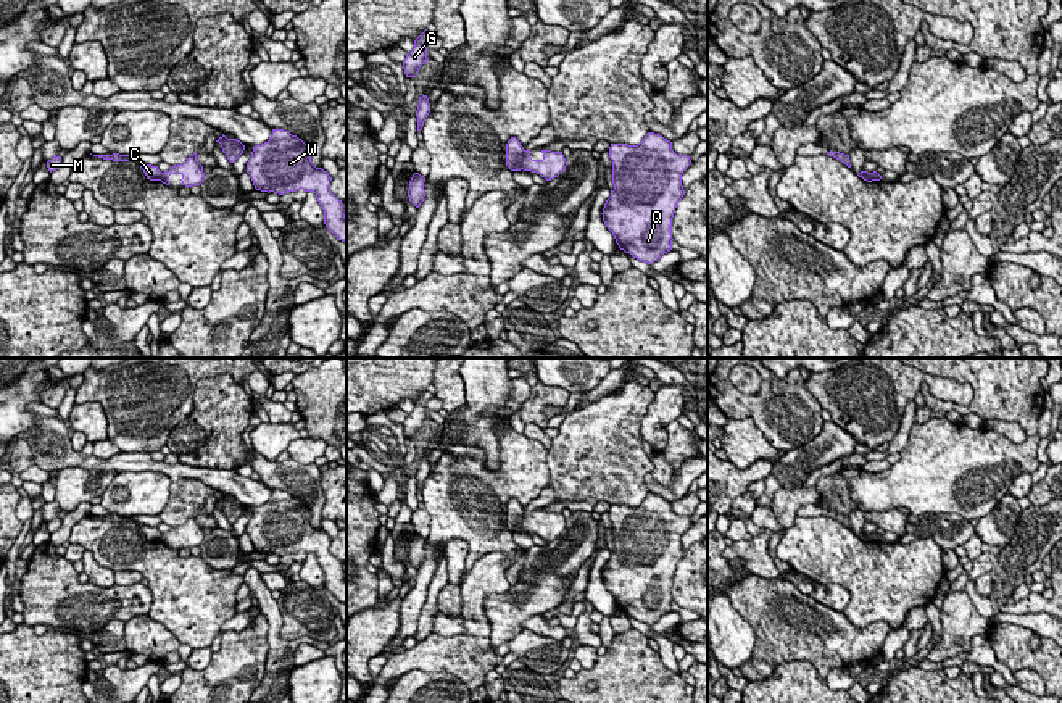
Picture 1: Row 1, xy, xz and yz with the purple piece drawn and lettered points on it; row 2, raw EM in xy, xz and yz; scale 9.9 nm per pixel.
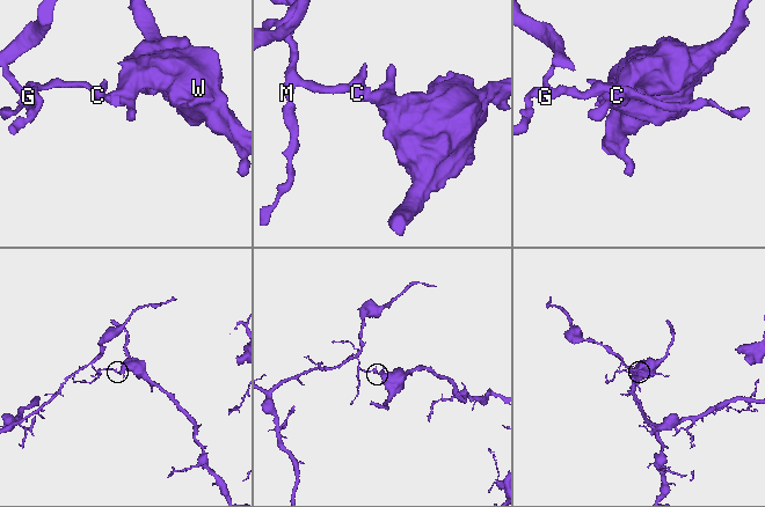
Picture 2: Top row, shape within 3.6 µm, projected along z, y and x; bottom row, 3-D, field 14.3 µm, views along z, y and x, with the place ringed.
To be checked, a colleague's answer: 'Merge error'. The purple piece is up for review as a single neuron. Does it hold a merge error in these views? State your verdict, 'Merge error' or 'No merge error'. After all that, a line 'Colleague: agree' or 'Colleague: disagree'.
Merge error
Colleague: agree

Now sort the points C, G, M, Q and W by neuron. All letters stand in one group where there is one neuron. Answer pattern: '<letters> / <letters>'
C G M / Q W

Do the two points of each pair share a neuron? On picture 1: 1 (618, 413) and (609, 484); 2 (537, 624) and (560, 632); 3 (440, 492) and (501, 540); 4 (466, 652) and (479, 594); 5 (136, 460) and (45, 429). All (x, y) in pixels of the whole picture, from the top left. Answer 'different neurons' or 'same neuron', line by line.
1: same neuron
2: same neuron
3: same neuron
4: same neuron
5: same neuron

